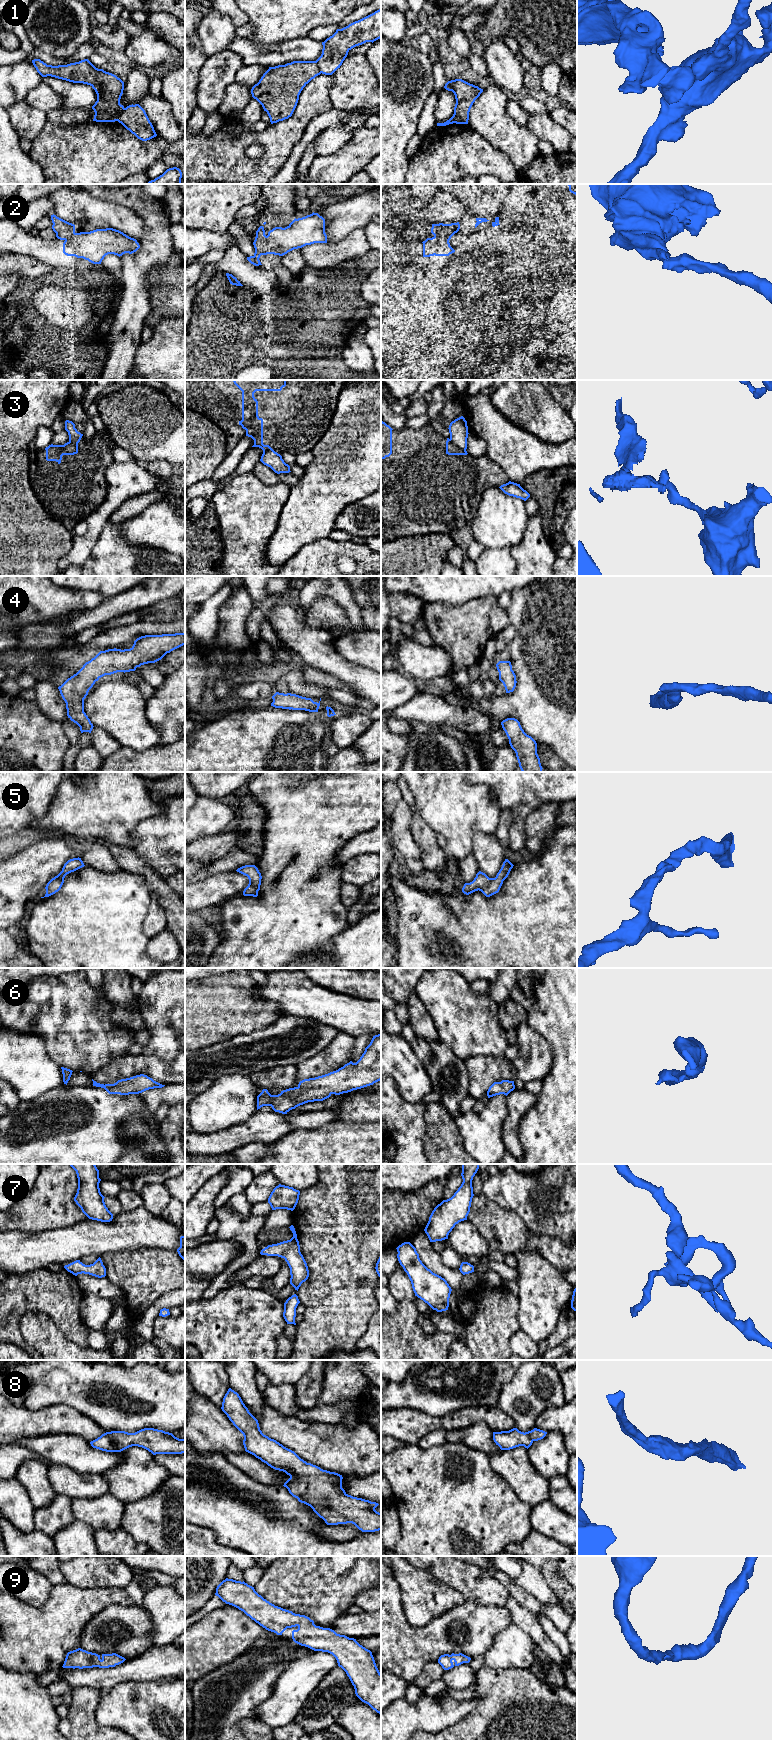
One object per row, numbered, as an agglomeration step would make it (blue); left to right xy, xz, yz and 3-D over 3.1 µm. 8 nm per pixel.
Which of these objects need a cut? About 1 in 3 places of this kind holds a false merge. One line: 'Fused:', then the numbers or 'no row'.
Fused: 1, 2, 3

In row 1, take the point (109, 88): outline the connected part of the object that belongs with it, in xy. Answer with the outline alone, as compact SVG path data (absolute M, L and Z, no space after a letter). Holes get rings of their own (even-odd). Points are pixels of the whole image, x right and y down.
M34 59L32 63L42 77L51 76L90 85L97 94L97 101L92 106L95 112L93 121L118 121L124 110L124 106L120 104L124 82L116 75L96 68L88 59L58 66L47 65L40 59Z

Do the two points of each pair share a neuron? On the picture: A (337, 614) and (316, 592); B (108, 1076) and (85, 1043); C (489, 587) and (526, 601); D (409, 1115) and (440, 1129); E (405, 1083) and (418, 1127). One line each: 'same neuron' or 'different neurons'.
A: different neurons
B: different neurons
C: different neurons
D: different neurons
E: different neurons

